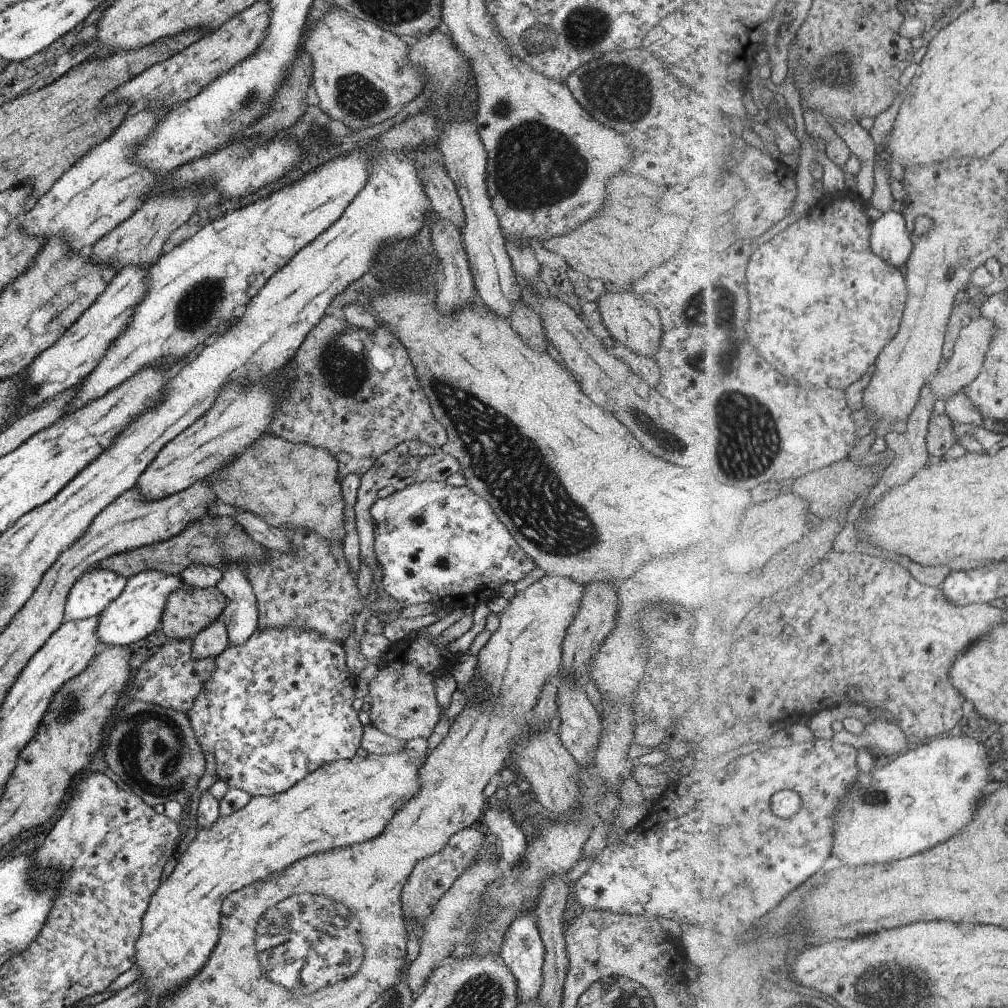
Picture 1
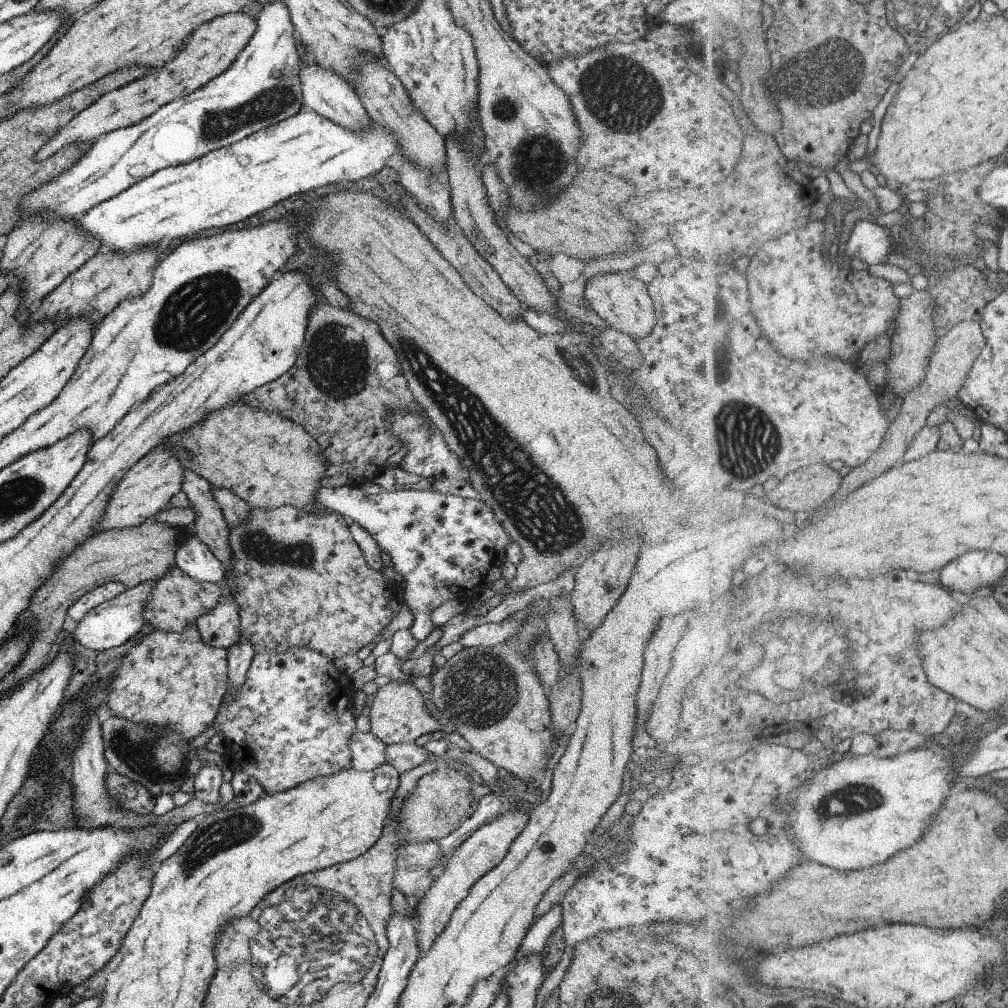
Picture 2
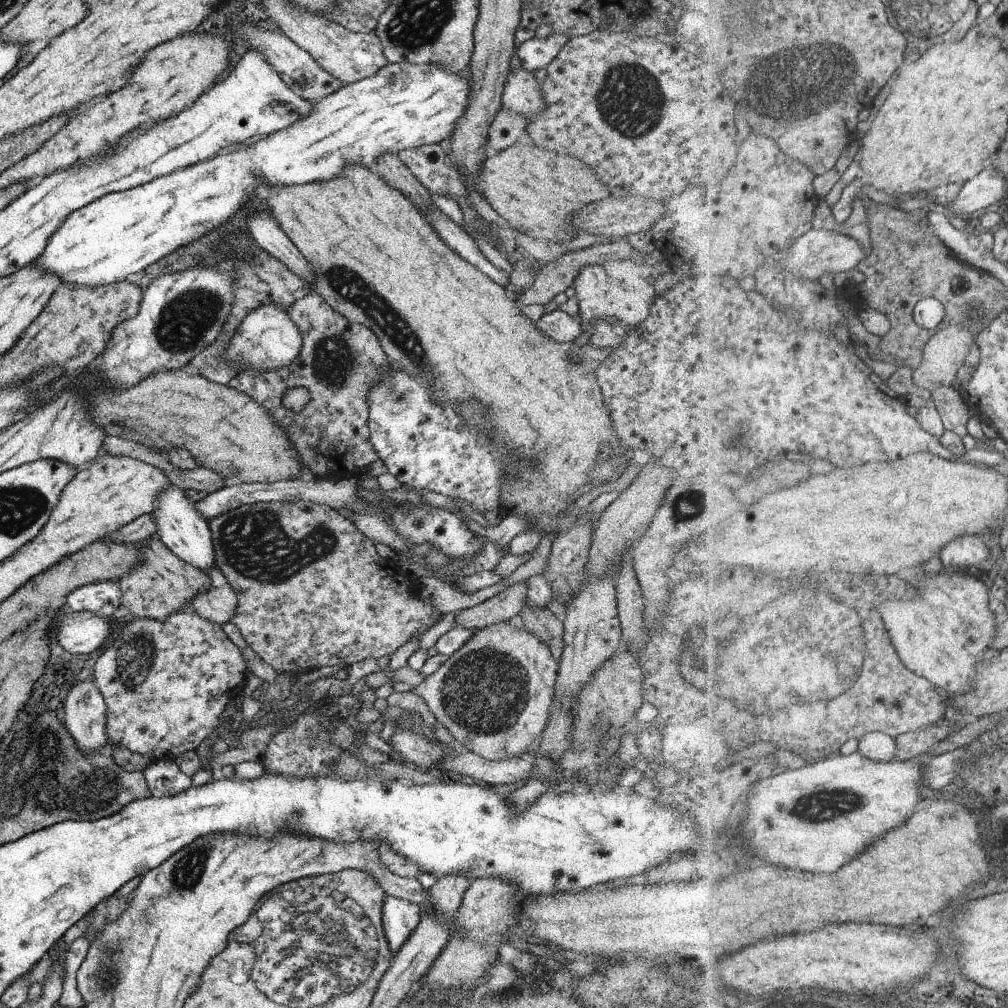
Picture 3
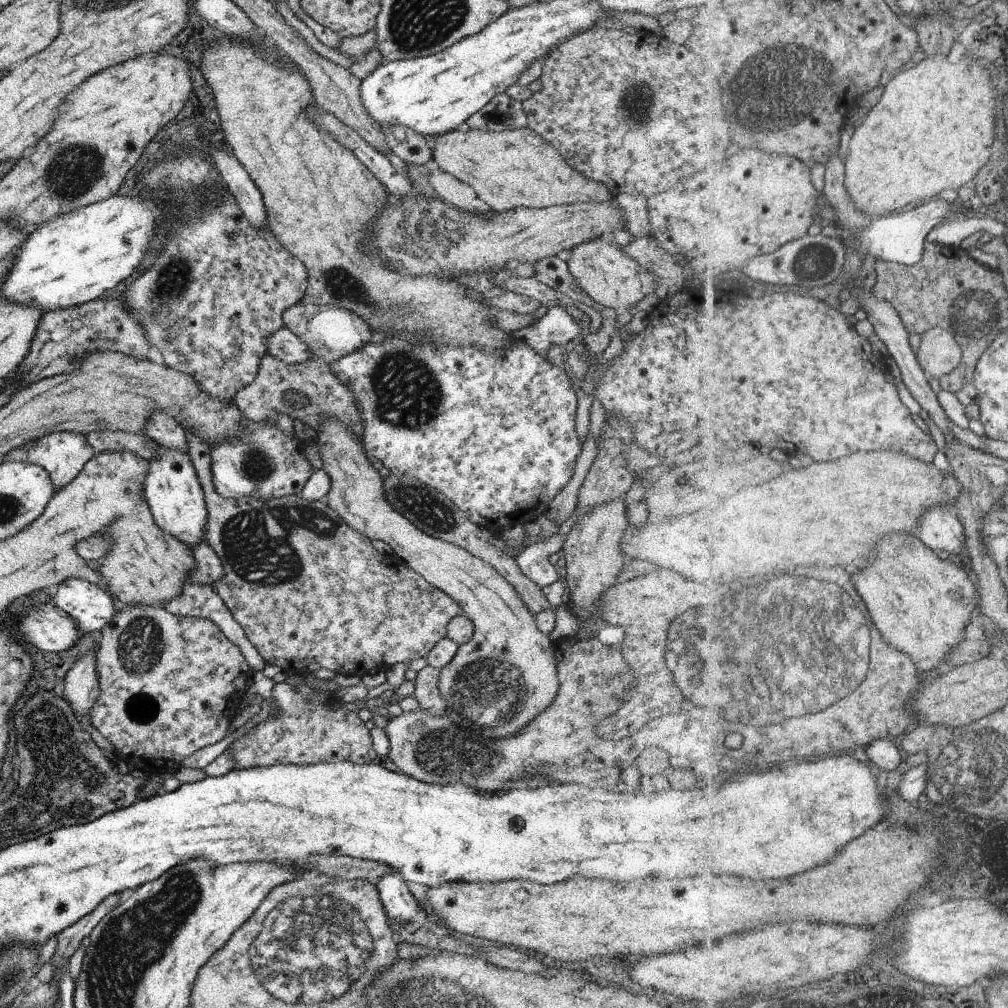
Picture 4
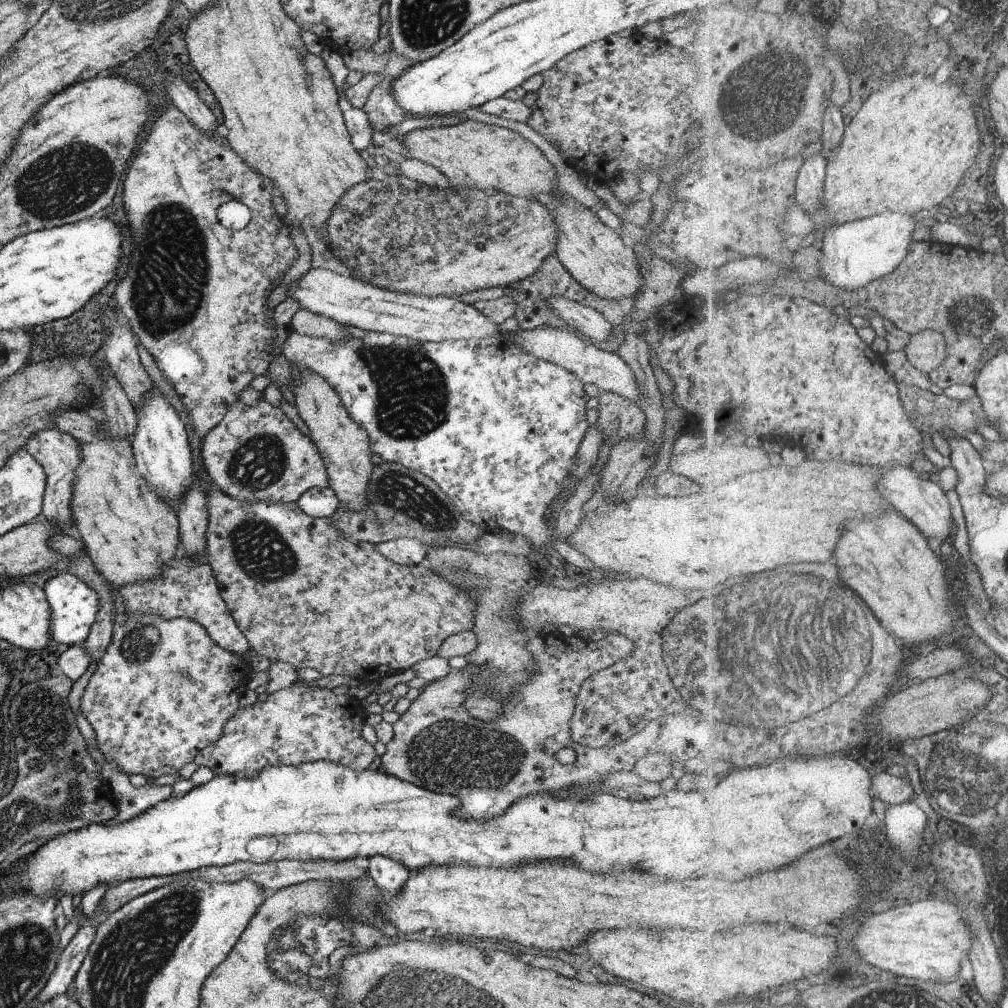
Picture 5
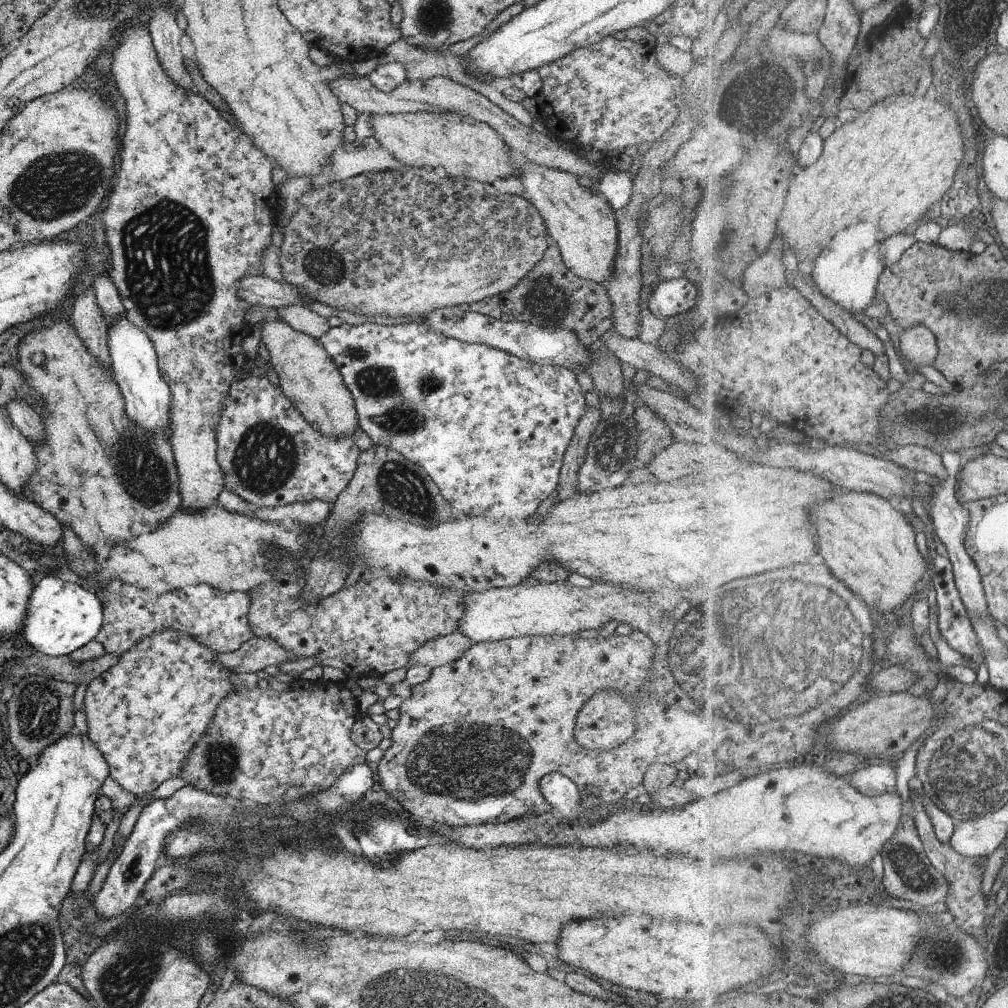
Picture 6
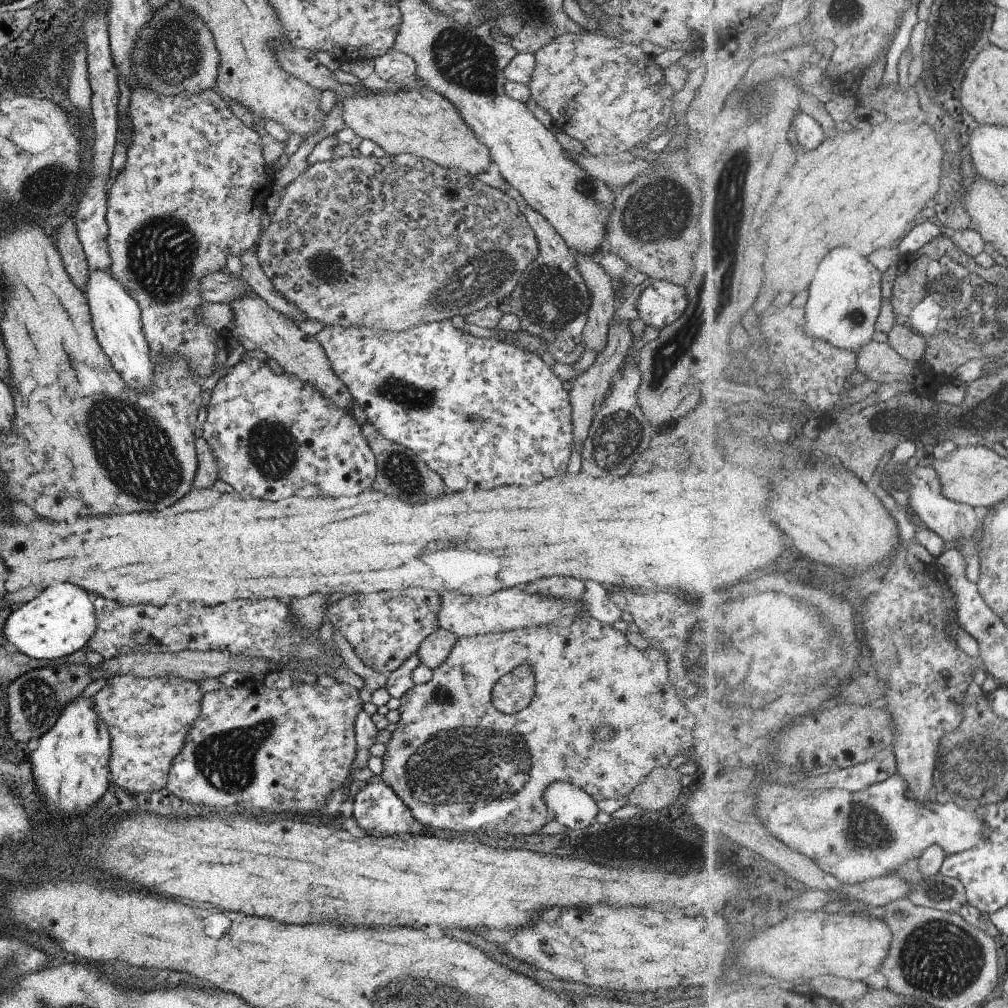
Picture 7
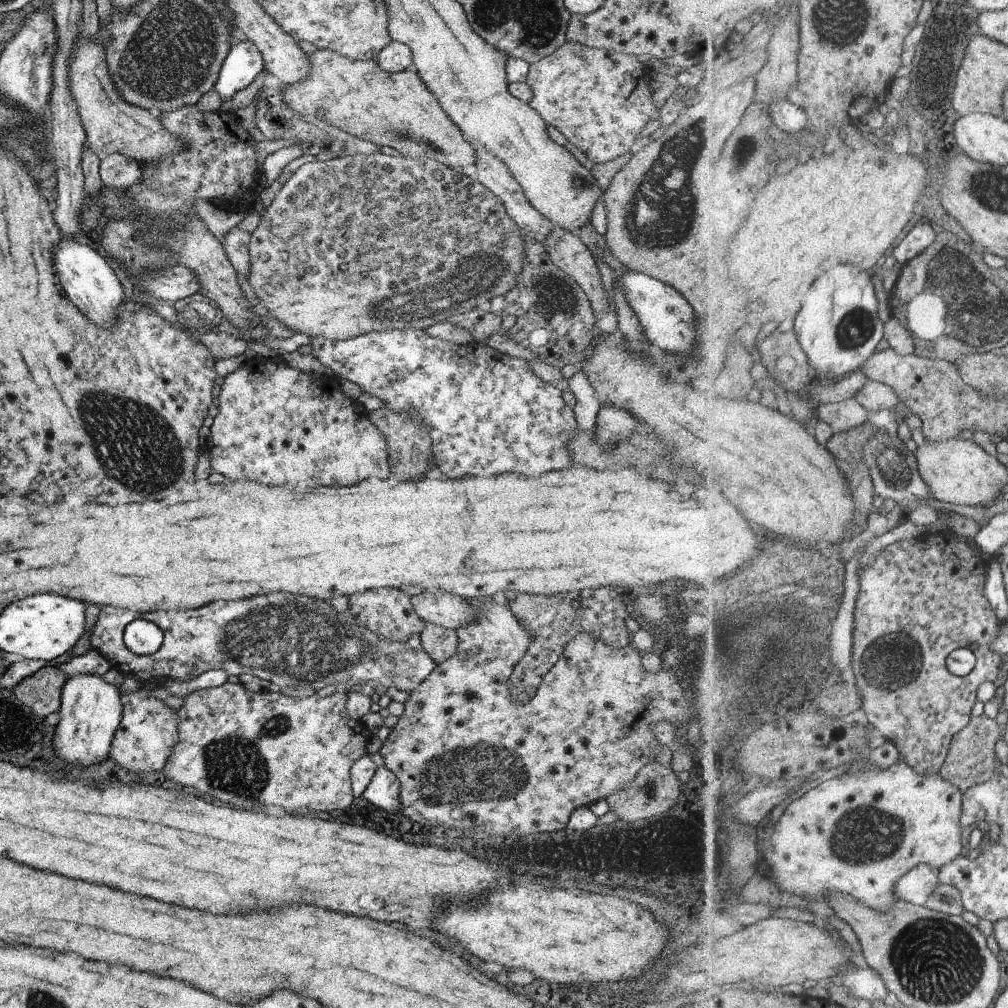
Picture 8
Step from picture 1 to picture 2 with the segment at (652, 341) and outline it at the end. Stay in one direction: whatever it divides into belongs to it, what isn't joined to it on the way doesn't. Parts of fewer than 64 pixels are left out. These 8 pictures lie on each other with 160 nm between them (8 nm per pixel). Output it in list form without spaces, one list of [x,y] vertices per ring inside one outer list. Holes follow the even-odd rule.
[[[617,272],[615,274],[593,275],[584,284],[583,298],[588,306],[605,320],[606,326],[619,330],[634,342],[645,338],[655,324],[655,311],[652,300],[649,298],[645,284],[633,278],[631,274]]]

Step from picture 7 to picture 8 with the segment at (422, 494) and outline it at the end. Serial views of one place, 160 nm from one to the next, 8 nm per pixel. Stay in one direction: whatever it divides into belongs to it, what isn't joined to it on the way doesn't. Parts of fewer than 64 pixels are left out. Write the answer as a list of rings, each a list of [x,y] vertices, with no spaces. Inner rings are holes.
[[[377,408],[369,413],[368,418],[375,424],[375,428],[385,436],[387,442],[388,467],[390,474],[398,481],[419,481],[426,478],[432,460],[432,448],[429,434],[419,420],[411,416],[406,418],[407,412],[391,412],[389,408]]]

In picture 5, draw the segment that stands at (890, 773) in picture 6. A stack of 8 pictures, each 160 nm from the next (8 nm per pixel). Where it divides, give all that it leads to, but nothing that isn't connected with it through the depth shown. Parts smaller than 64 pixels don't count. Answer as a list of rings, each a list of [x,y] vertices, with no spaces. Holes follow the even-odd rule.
[[[878,772],[873,775],[872,792],[873,796],[886,804],[903,804],[913,794],[913,786],[908,778],[903,779],[887,772]]]

